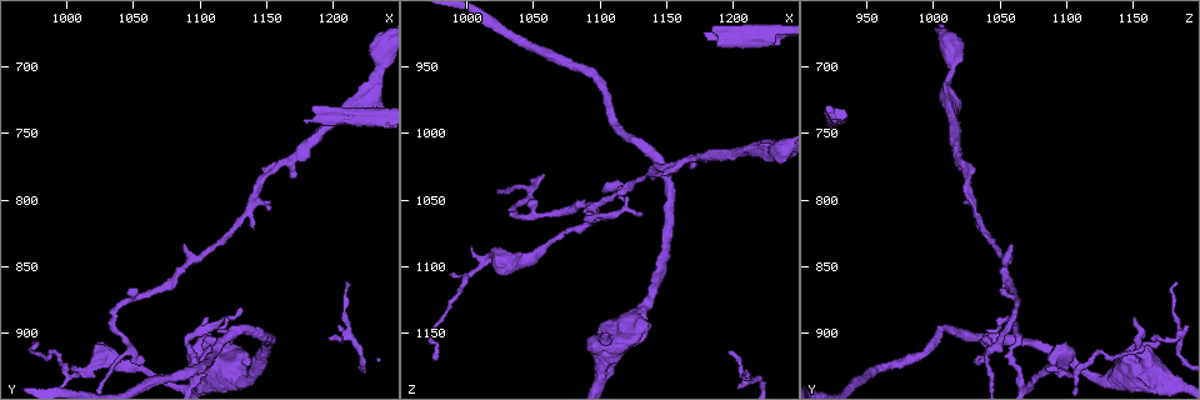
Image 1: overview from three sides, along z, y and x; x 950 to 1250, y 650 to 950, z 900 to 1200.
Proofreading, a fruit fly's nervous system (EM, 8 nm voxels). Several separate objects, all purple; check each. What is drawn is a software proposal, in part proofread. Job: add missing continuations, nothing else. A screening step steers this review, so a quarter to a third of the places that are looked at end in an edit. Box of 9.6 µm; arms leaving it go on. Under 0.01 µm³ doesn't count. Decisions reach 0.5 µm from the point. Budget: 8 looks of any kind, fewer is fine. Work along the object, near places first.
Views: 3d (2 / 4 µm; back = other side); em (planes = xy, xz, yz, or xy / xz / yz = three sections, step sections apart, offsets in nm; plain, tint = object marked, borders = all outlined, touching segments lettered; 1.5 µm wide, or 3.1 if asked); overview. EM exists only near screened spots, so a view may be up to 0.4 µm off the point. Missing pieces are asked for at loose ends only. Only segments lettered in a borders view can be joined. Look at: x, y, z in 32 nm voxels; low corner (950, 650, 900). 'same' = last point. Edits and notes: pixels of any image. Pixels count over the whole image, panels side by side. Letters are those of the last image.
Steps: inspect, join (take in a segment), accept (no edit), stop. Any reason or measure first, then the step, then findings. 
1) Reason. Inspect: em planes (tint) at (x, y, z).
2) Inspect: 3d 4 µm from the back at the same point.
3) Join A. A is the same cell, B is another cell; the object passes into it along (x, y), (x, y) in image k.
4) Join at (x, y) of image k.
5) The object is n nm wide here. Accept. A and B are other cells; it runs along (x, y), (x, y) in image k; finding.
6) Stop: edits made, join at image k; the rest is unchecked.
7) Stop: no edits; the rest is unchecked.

An open end. Inspect: 3d 4 µm at (1104, 886, 1150).

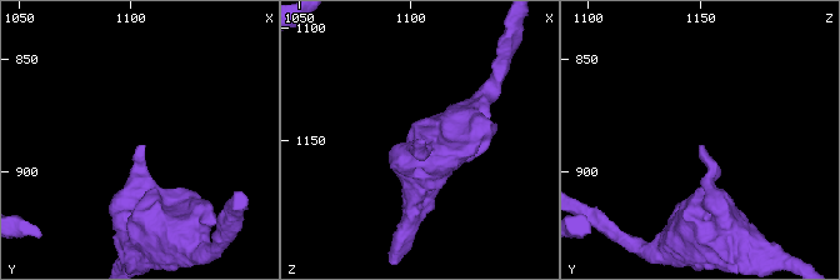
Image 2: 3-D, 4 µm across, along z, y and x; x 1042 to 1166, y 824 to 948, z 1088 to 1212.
Inspect: em yz step 4 (tint) at (1104, 887, 1152).

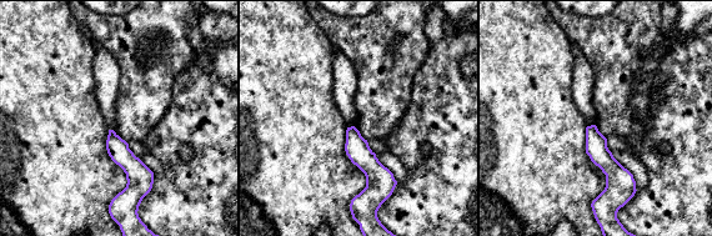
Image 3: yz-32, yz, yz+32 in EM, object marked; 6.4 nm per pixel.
Cut it another way. Inspect: em planes (borders) at the same point.

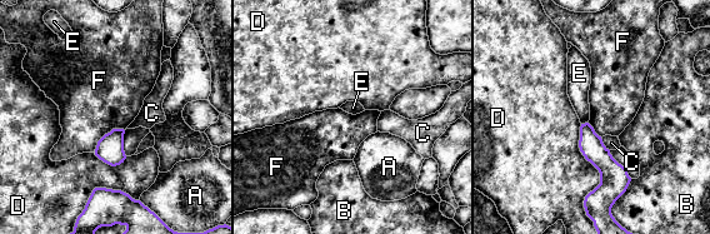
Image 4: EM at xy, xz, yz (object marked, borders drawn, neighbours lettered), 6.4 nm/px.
Accept. A, B, C, D, E and F are other cells; a border runs along (124, 129), (108, 132), (94, 150) in image 4; none of them fits.

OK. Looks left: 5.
An open end. Inspect: 3d 2 µm at (1196, 906, 1164).

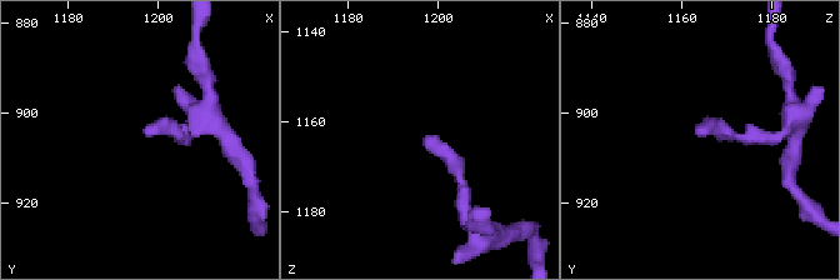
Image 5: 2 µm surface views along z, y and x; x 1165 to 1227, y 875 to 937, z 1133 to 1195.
Inspect: em xz step 8 (borders) at (1197, 905, 1165).

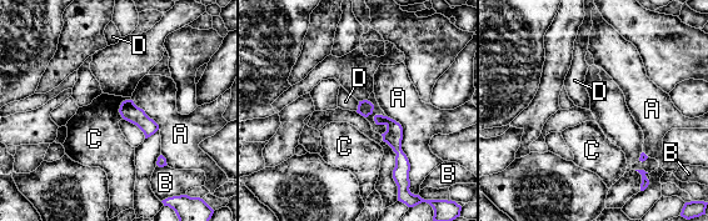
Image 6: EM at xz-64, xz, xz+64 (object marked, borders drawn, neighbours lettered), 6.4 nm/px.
The object is 100 nm wide here. Accept. A, B, C and D are other cells; a border runs along (359, 101), (355, 110) in image 6; no lettered segment goes on from it.

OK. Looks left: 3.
Inspect: em planes (tint) at (1176, 742, 926).

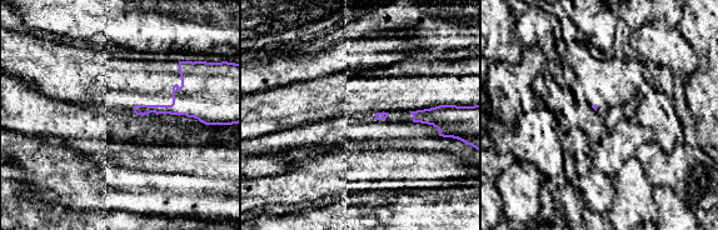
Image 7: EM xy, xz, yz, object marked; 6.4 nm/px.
What lies round it. Inspect: em planes (borders) at the same point.

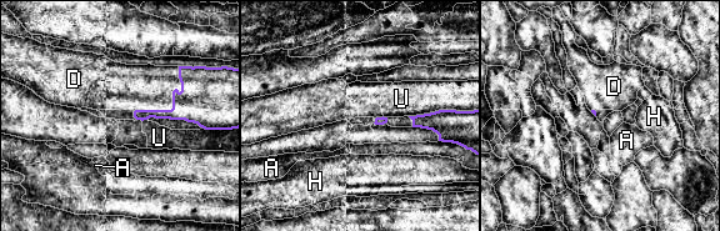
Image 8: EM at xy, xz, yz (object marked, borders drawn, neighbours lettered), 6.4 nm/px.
Join D. D is the same cell, A, H and U are other cells; the object passes into it along (210, 96), (173, 104), (148, 86) in image 8; the neuron continues.

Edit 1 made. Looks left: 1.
Stop: edits made, join at image 8; the rest is unchecked.

